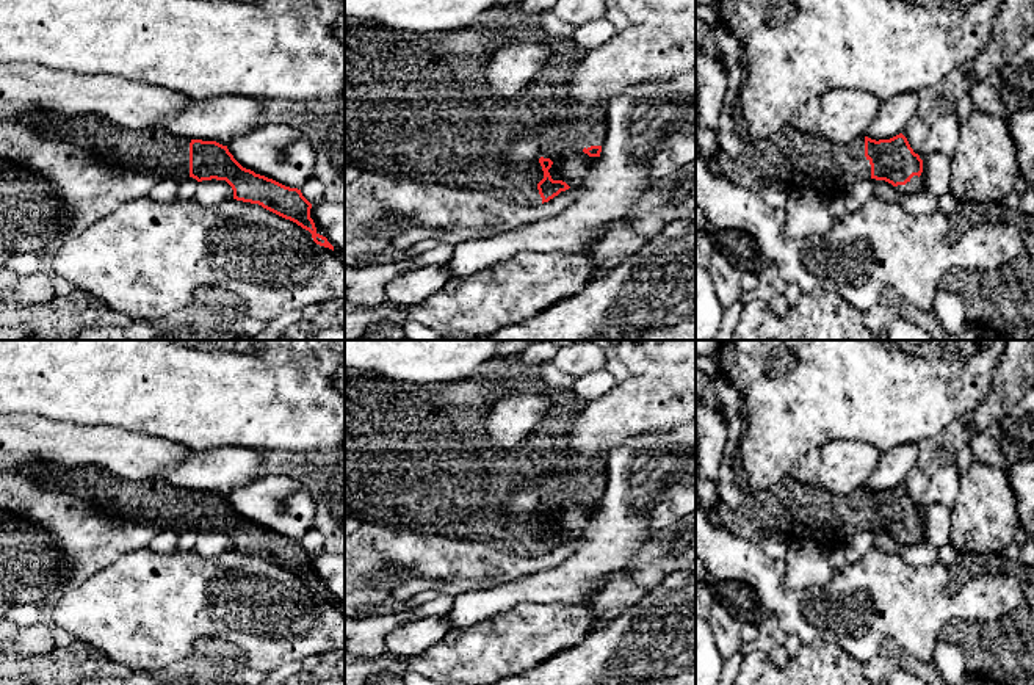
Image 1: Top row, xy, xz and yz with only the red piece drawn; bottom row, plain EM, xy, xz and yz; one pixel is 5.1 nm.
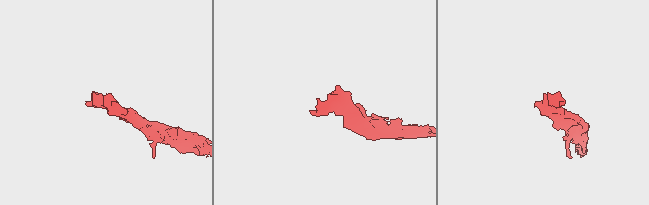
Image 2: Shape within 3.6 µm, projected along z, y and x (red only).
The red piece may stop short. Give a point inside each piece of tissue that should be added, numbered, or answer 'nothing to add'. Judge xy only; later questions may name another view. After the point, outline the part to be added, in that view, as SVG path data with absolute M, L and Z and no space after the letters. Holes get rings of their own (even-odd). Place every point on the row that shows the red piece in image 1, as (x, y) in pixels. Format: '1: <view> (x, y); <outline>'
1: xy (163, 155); M30 113L19 118L45 135L107 157L113 165L149 172L157 180L180 183L190 177L191 138L164 129L135 132L96 114L61 116Z

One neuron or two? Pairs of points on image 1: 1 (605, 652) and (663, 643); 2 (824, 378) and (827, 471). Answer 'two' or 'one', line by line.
1: one
2: two

